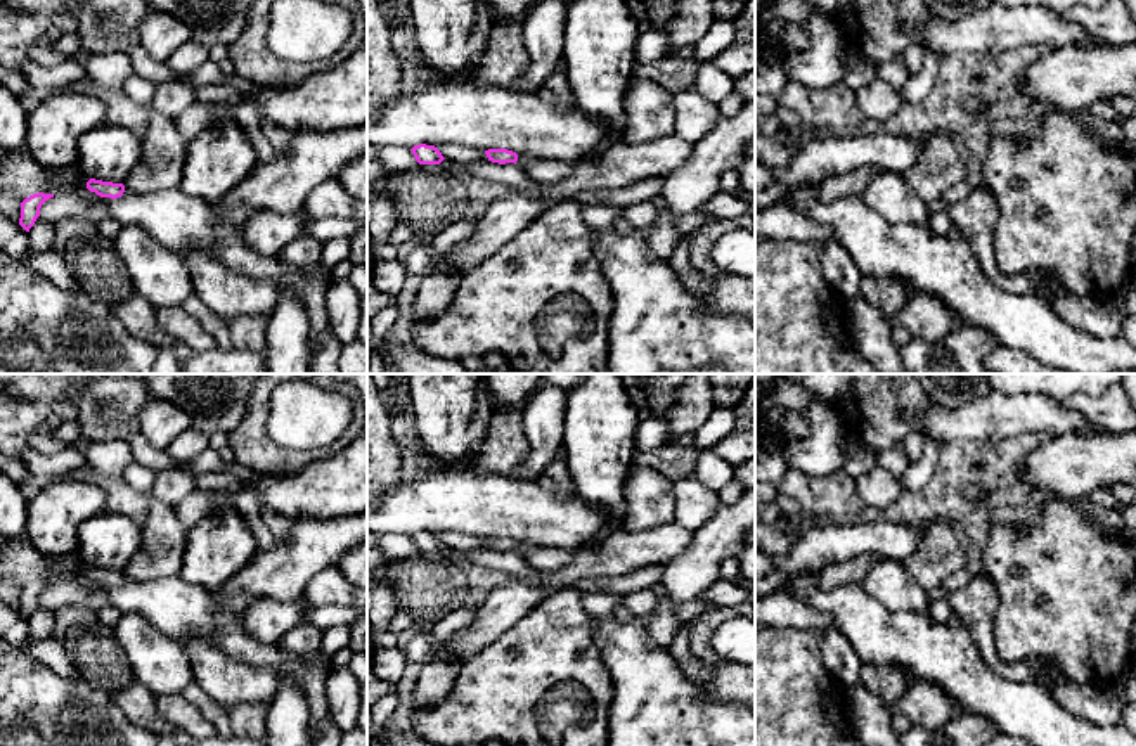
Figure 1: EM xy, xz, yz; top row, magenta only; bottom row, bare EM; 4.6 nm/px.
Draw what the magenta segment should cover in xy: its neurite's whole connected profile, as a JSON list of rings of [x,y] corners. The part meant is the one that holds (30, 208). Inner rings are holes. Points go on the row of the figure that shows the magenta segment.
[[[33,194],[29,197],[26,197],[21,203],[21,218],[19,218],[19,225],[29,232],[29,228],[35,225],[36,218],[40,216],[40,208],[45,201],[48,201],[50,197],[54,197],[54,194]]]

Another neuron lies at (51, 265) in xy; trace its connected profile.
[[[52,248],[33,258],[28,267],[42,277],[48,279],[52,284],[59,286],[61,289],[71,293],[81,291],[81,286],[74,280],[66,260]]]

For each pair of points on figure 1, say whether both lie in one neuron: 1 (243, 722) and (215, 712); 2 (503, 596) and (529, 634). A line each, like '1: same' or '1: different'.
1: different
2: different

